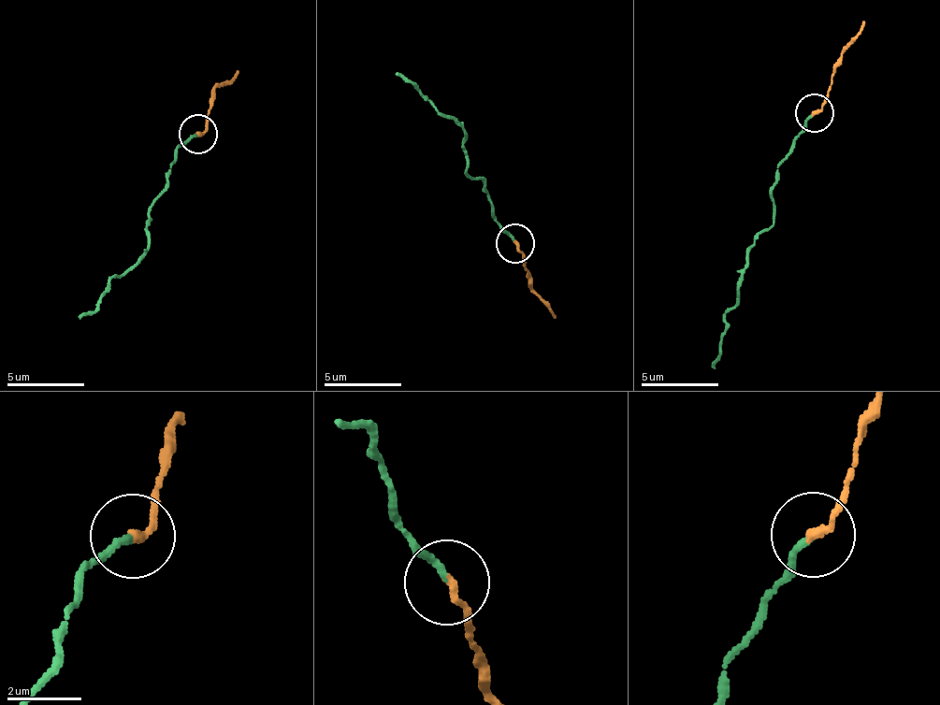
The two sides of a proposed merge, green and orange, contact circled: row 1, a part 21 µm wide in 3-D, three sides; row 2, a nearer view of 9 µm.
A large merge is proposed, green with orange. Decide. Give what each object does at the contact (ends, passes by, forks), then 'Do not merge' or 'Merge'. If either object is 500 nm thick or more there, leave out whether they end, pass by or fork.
At the ring green ends. At the ring orange ends. Merge

